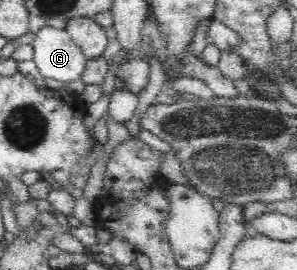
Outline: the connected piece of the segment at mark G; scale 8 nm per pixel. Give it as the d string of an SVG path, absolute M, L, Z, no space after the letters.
M42 27L33 42L33 61L50 84L66 85L86 71L89 60L64 29Z

